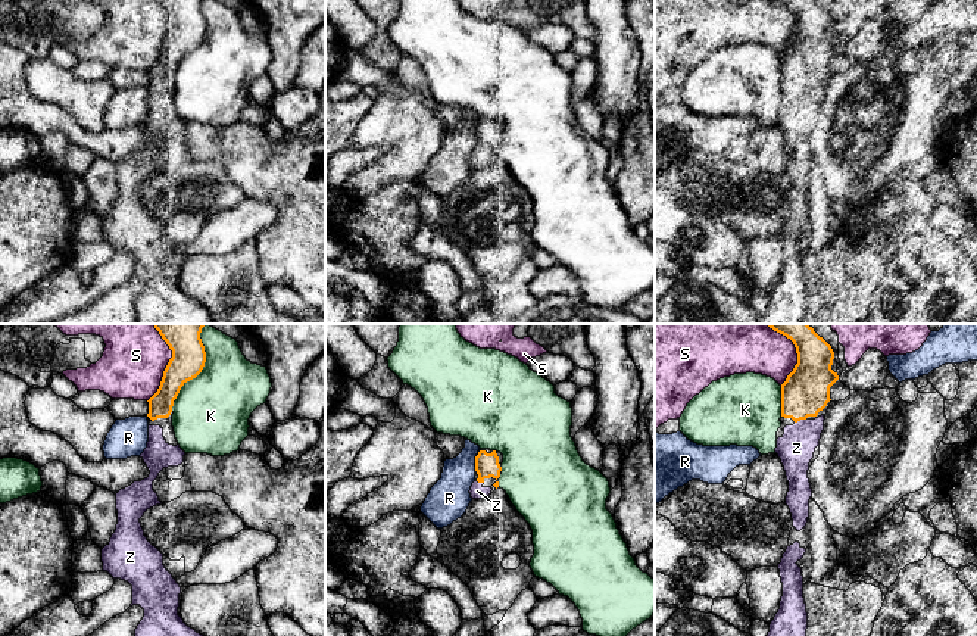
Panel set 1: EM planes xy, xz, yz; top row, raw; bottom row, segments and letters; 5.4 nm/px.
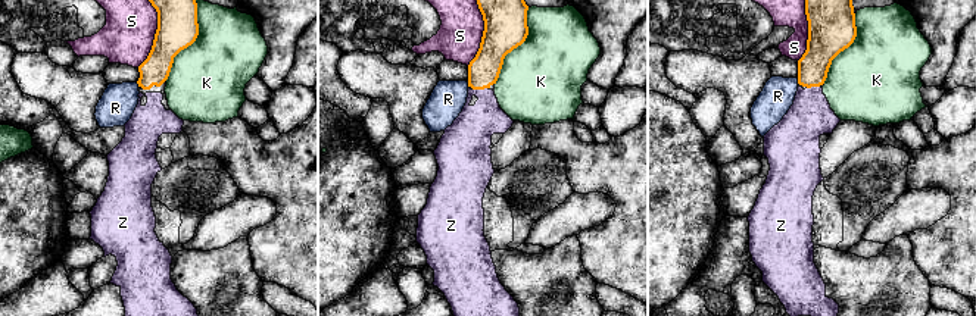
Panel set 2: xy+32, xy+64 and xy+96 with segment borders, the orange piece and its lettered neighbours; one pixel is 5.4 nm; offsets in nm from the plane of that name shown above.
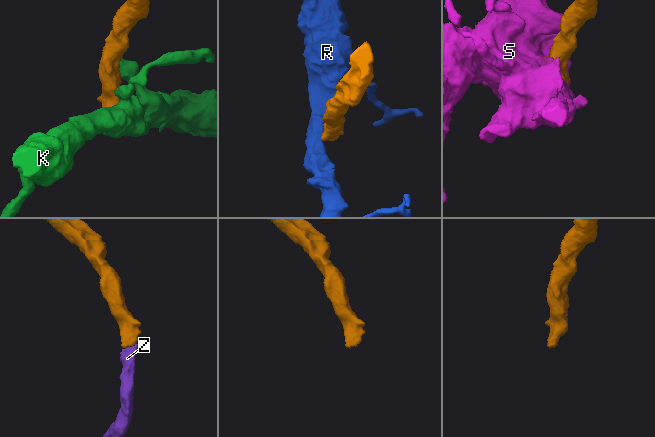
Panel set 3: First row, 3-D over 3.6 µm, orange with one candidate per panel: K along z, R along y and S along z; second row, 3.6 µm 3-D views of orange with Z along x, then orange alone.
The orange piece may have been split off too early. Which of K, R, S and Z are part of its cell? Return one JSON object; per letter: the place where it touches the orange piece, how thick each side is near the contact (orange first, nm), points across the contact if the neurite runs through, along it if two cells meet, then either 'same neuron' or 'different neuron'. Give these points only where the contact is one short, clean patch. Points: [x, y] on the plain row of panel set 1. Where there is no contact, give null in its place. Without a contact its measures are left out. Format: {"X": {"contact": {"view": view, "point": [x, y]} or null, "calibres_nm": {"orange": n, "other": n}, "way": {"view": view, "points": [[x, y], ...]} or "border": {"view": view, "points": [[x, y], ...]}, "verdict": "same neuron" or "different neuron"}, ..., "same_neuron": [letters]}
{"K": {"contact": {"view": "xy", "point": [203, 36]}, "calibres_nm": {"orange": 190, "other": 400}, "verdict": "different neuron"}, "R": {"contact": {"view": "xz", "point": [475, 133]}, "calibres_nm": {"orange": 130, "other": 220}, "verdict": "different neuron"}, "S": {"contact": {"view": "xy", "point": [167, 36]}, "calibres_nm": {"orange": 190, "other": 340}, "verdict": "different neuron"}, "Z": {"contact": {"view": "yz", "point": [799, 90]}, "calibres_nm": {"orange": 260, "other": 200}, "verdict": "same neuron"}, "same_neuron": ["Z"]}

